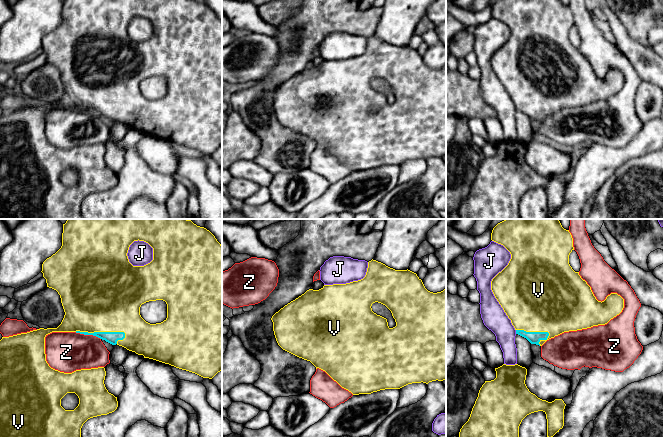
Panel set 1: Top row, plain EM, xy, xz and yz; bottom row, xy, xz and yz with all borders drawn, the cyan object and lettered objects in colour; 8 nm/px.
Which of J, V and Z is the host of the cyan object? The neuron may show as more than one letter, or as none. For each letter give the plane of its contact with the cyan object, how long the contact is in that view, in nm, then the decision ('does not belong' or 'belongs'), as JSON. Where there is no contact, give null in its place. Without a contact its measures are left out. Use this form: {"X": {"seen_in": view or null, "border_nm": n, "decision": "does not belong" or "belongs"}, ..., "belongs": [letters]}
{"J": {"seen_in": "yz", "border_nm": 30, "decision": "does not belong"}, "V": {"seen_in": "xy", "border_nm": 420, "decision": "belongs"}, "Z": {"seen_in": "xy", "border_nm": 220, "decision": "does not belong"}, "belongs": ["V"]}

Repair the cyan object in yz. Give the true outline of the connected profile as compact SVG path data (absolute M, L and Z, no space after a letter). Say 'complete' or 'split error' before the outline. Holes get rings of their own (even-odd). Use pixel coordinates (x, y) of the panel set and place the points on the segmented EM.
split error | M505 219L498 223L492 230L491 240L503 245L511 254L508 265L499 272L491 281L491 290L503 308L504 312L511 320L516 330L516 334L526 338L531 344L542 346L547 340L554 338L564 332L577 331L591 328L593 326L605 325L611 319L619 315L624 308L624 299L617 293L611 293L604 301L598 301L594 296L591 287L581 278L579 272L575 272L569 264L569 255L574 250L573 238L569 230L562 227L559 219Z

